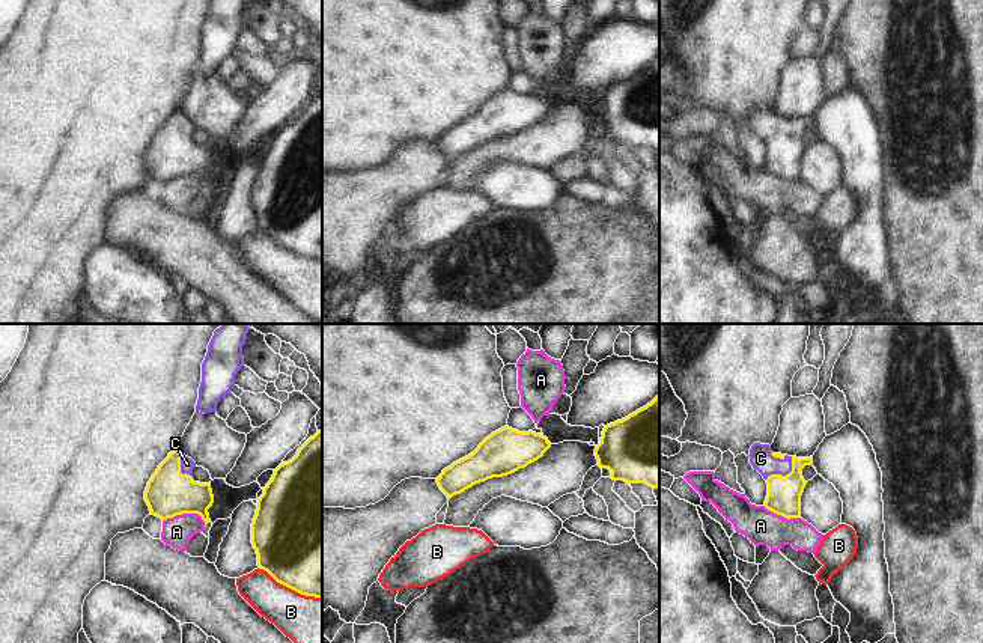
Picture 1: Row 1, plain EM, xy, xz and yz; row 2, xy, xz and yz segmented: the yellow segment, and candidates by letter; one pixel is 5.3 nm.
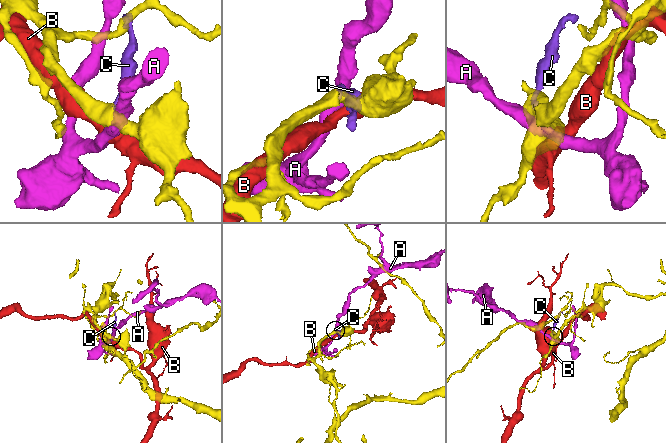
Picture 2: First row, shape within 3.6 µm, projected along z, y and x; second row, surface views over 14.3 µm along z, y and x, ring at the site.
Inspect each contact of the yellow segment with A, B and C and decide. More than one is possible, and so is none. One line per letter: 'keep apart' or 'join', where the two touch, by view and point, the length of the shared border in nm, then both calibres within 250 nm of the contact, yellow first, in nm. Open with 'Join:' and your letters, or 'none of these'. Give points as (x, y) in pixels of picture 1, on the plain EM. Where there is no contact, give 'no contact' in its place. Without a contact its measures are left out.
Join: C
A: keep apart | xy (185, 175) | 240 nm | 260/160 nm
B: keep apart | xy (289, 250) | 380 nm | 500/300 nm
C: join | yz (786, 137) | 200 nm | 180/120 nm

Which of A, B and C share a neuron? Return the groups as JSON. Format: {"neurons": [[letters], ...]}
{"neurons": [["A"], ["B"], ["C"]]}

